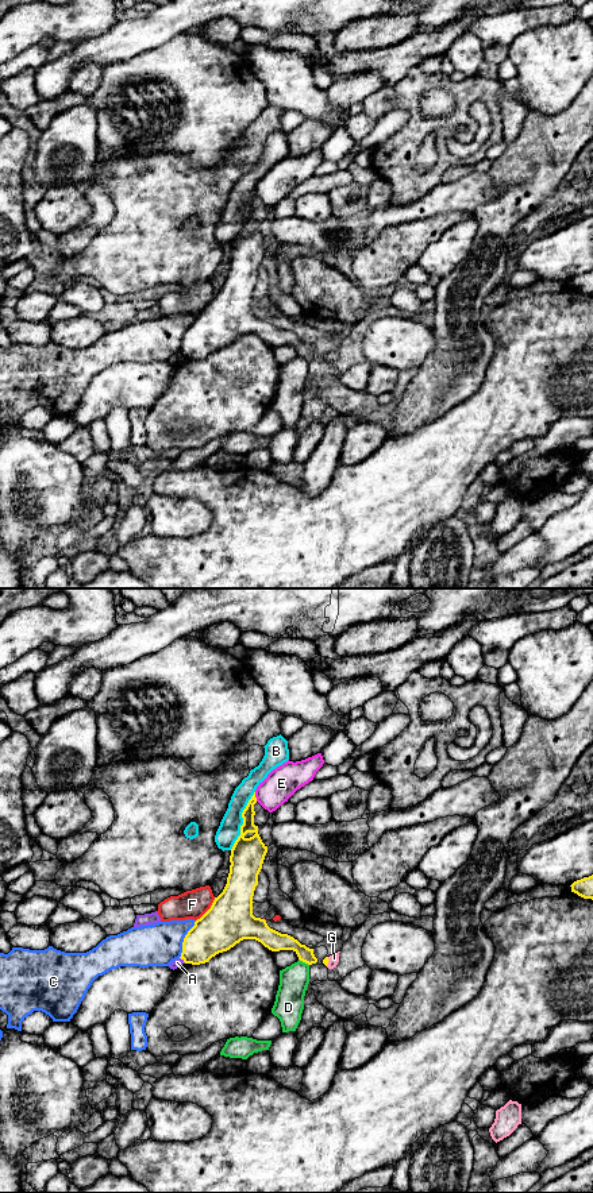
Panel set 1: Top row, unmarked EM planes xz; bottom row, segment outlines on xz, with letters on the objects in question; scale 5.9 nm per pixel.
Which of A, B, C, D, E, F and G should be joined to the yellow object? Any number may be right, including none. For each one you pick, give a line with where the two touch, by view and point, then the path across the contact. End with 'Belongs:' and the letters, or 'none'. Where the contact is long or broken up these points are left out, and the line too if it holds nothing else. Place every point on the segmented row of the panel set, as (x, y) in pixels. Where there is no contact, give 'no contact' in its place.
G: meets yellow in xz at (328, 960); runs through xz (326, 960), (328, 960), (334, 958)
Belongs: G

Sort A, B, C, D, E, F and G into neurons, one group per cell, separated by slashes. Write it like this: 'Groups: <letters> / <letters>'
Groups: A / B / C / D / E / F / G

